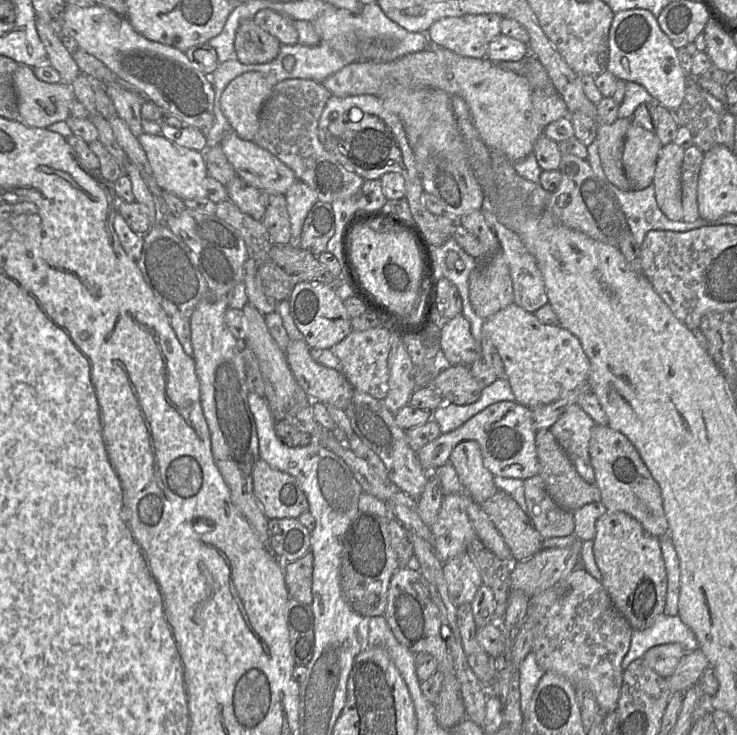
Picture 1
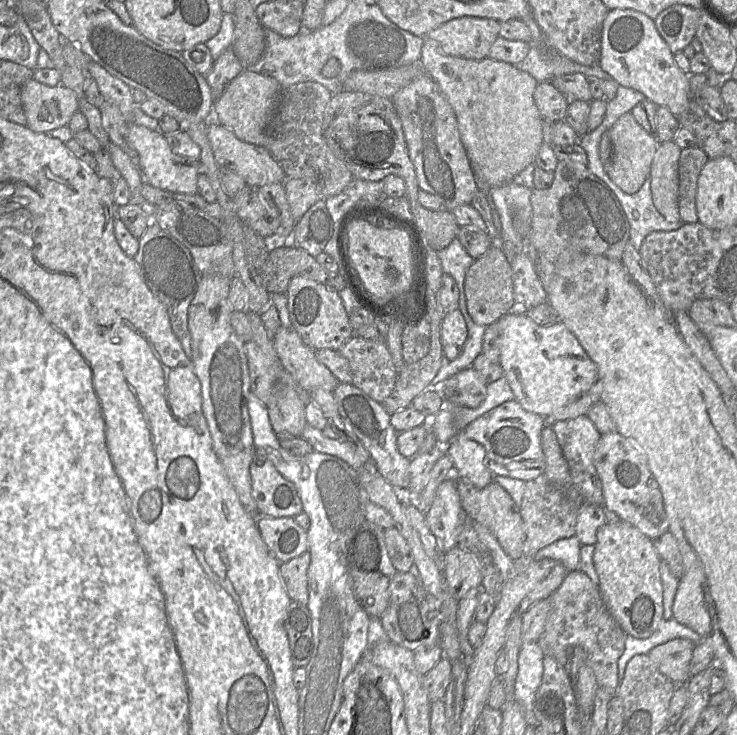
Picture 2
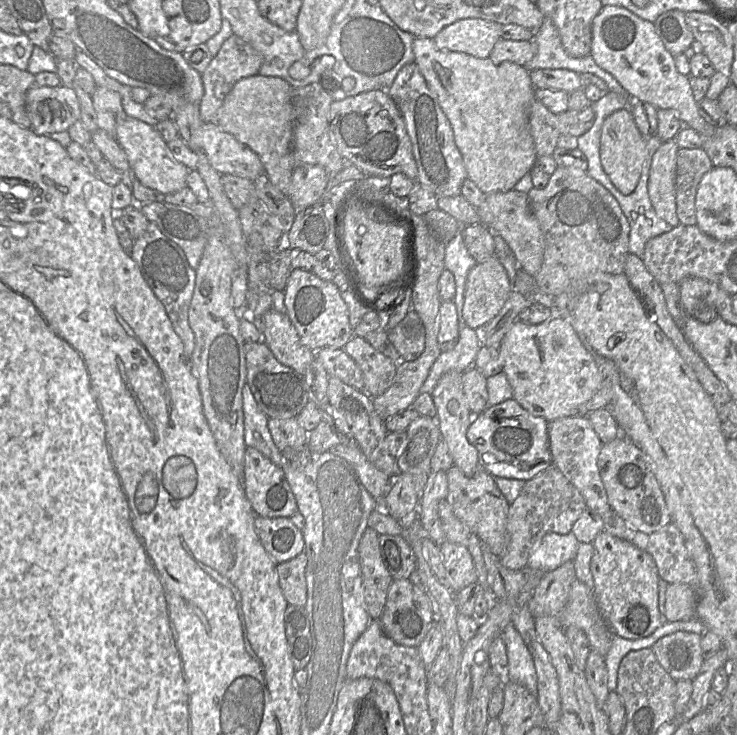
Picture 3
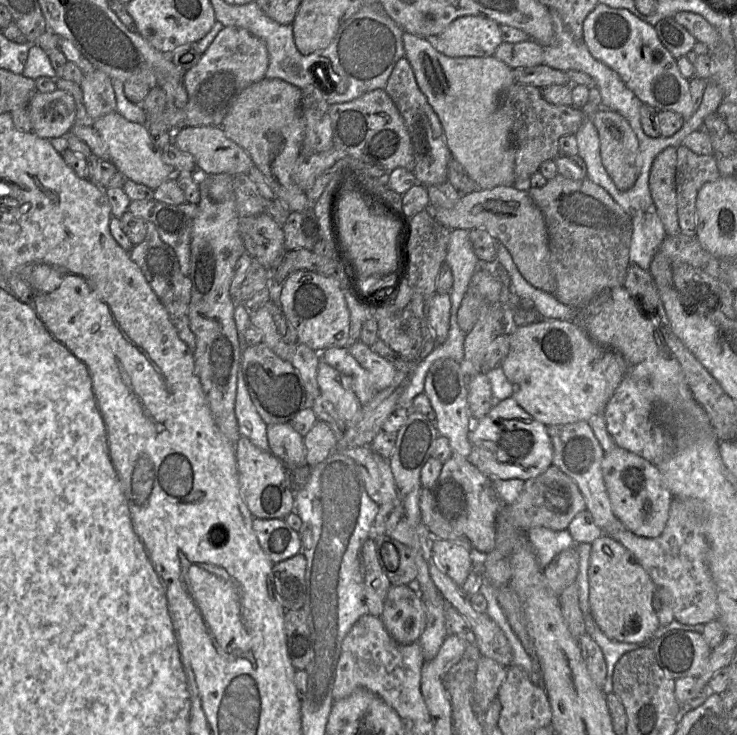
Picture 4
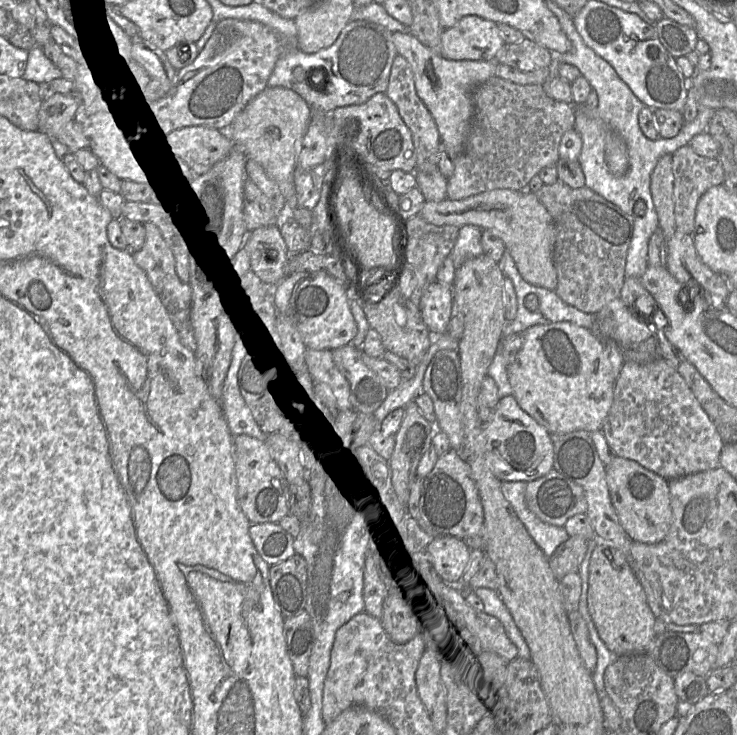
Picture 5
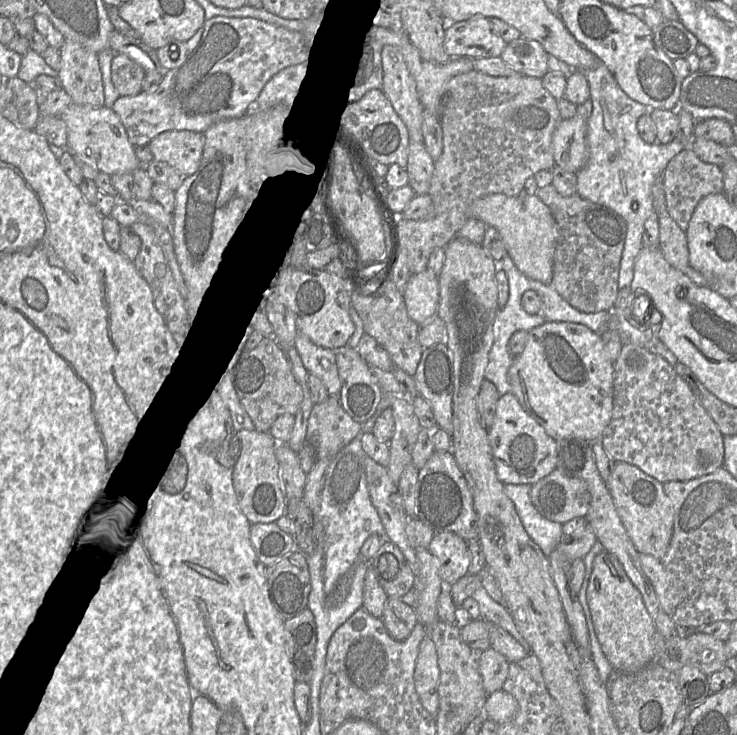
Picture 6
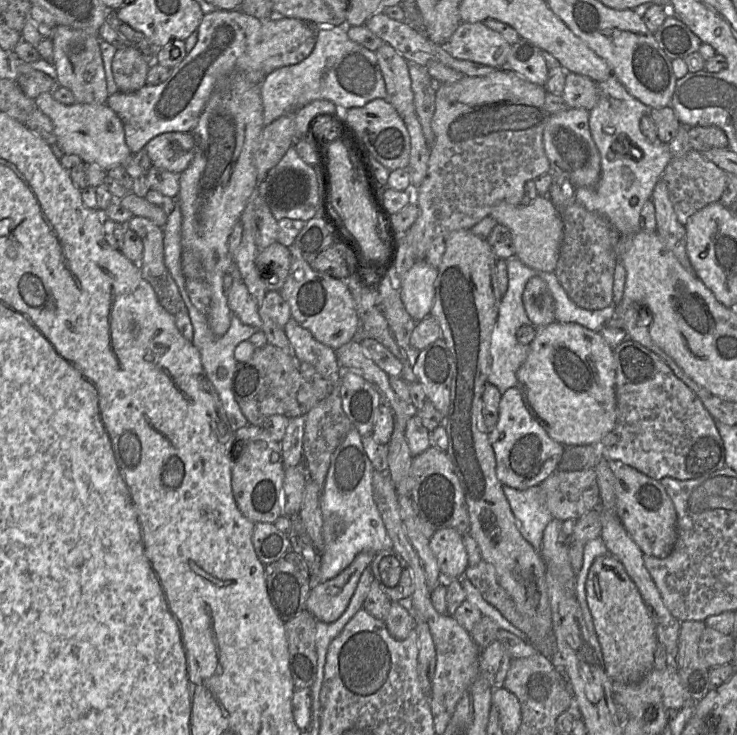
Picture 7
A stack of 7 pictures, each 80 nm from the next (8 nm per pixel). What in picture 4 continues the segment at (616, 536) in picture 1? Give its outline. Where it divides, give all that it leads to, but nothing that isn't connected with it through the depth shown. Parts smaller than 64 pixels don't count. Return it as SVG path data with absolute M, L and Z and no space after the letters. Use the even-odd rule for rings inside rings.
M606 533L592 542L588 578L590 614L609 639L633 644L645 644L654 639L660 626L652 606L657 587L633 554Z

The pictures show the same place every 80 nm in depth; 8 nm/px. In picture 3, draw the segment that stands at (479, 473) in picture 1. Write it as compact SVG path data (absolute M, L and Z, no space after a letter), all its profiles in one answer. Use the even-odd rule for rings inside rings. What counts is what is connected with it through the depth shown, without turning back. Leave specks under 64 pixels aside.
M449 371L445 373L435 386L431 395L437 409L438 426L442 440L447 444L456 465L464 475L472 477L479 469L479 453L467 439L467 430L472 423L473 414L468 407L463 392L462 373Z

